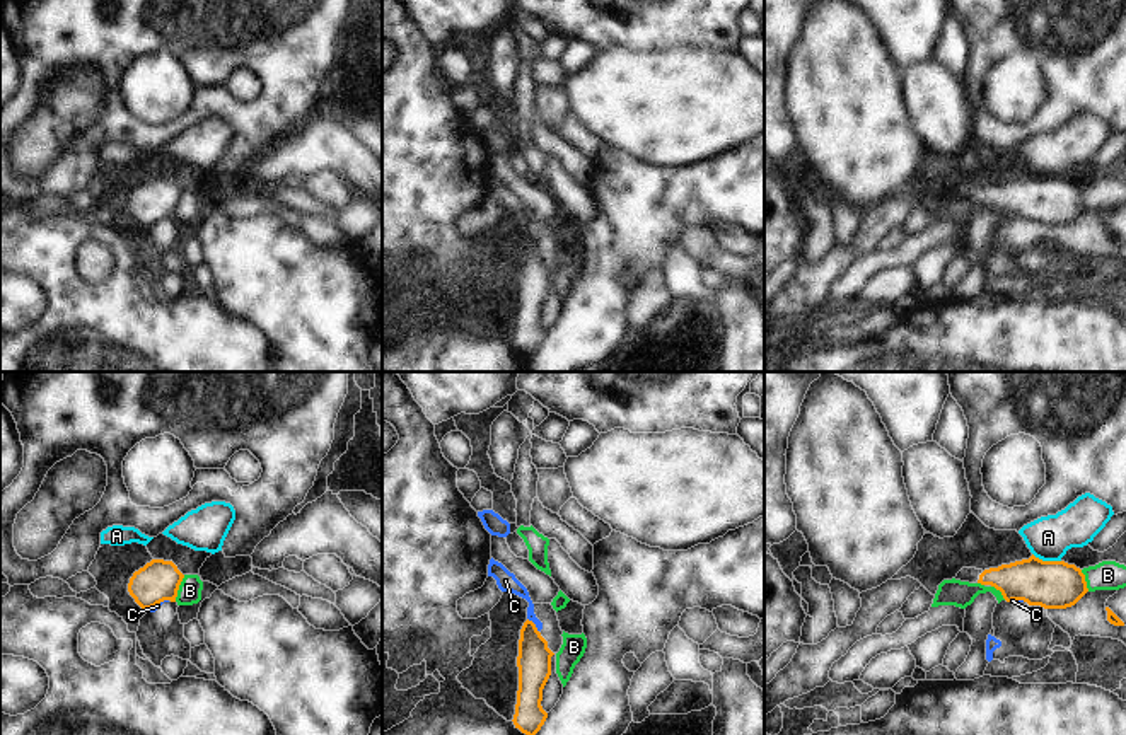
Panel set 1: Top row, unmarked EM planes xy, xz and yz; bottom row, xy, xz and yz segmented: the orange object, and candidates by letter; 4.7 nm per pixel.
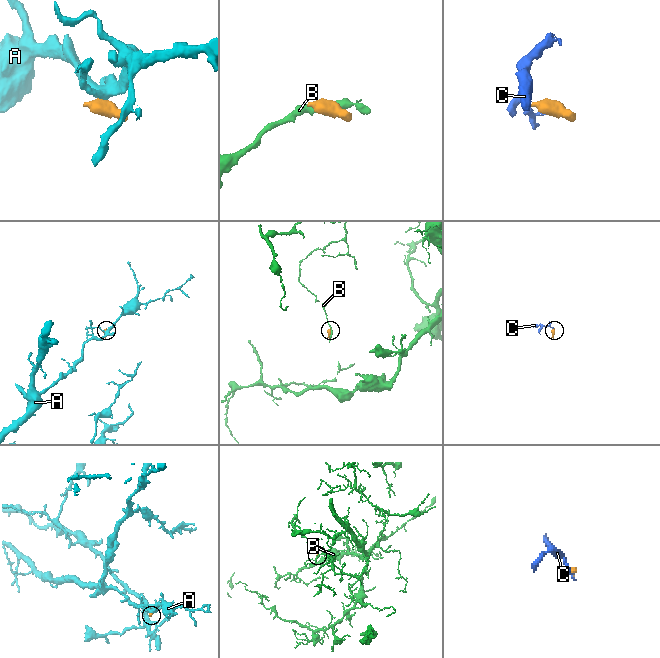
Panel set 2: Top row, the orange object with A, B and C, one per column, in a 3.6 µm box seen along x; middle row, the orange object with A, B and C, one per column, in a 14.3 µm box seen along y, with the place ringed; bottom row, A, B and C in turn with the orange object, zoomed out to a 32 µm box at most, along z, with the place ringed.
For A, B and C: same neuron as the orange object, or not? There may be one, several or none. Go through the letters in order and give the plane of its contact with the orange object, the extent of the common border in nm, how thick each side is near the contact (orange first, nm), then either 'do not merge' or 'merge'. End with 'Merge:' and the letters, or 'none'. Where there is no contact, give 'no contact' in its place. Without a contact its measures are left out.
A: meets orange in yz; contact 140 nm long; 220 nm thick on the orange side, 200 nm on the other; do not merge
B: meets orange in xy; contact 140 nm long; 200 nm thick on the orange side, 110 nm on the other; do not merge
C: meets orange in xz; contact 90 nm long; 160 nm thick on the orange side, 90 nm on the other; do not merge
Merge: none

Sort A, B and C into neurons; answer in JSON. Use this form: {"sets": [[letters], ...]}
{"sets": [["A"], ["B"], ["C"]]}

